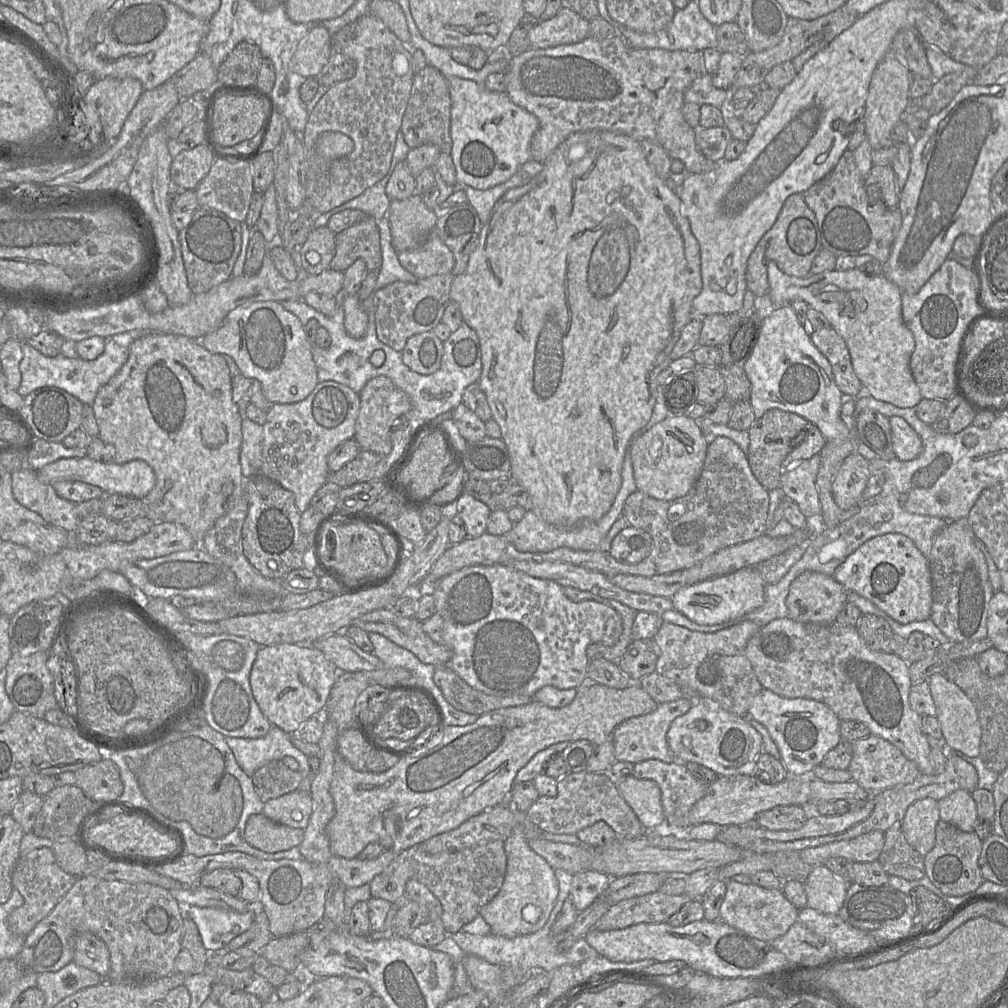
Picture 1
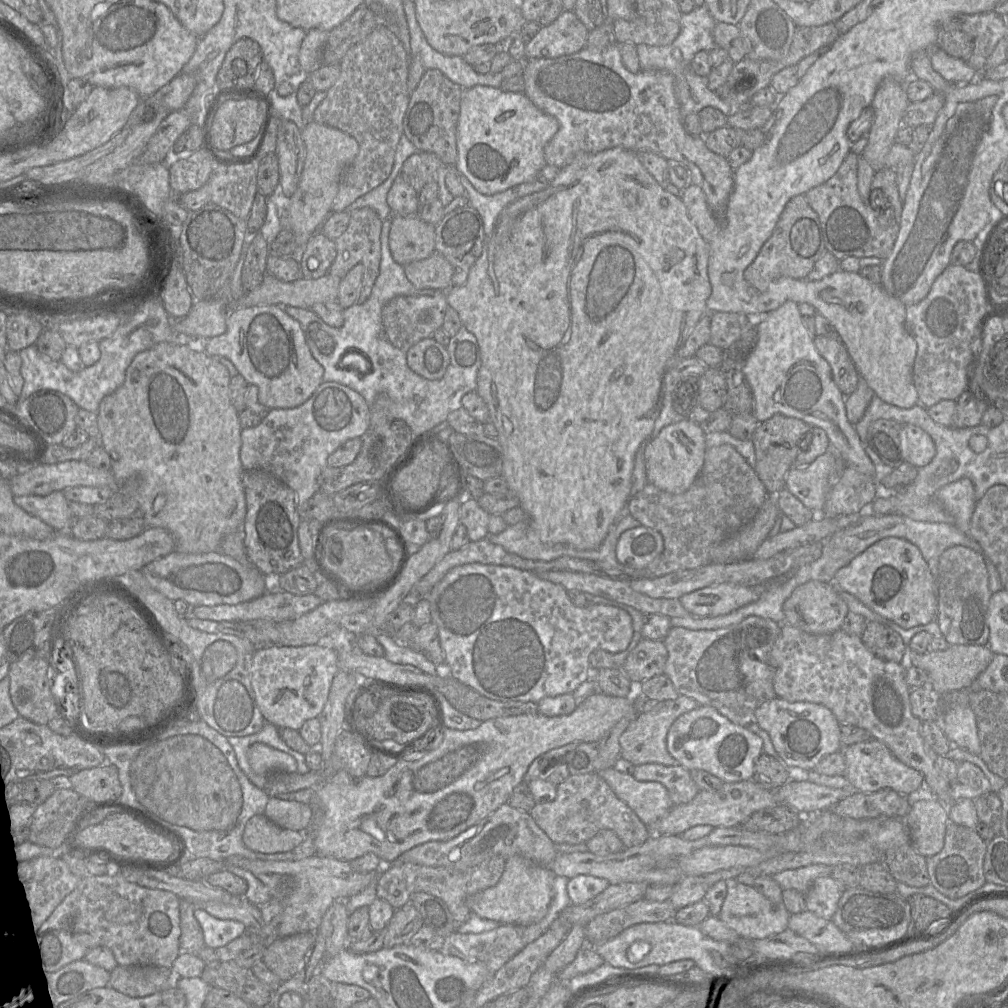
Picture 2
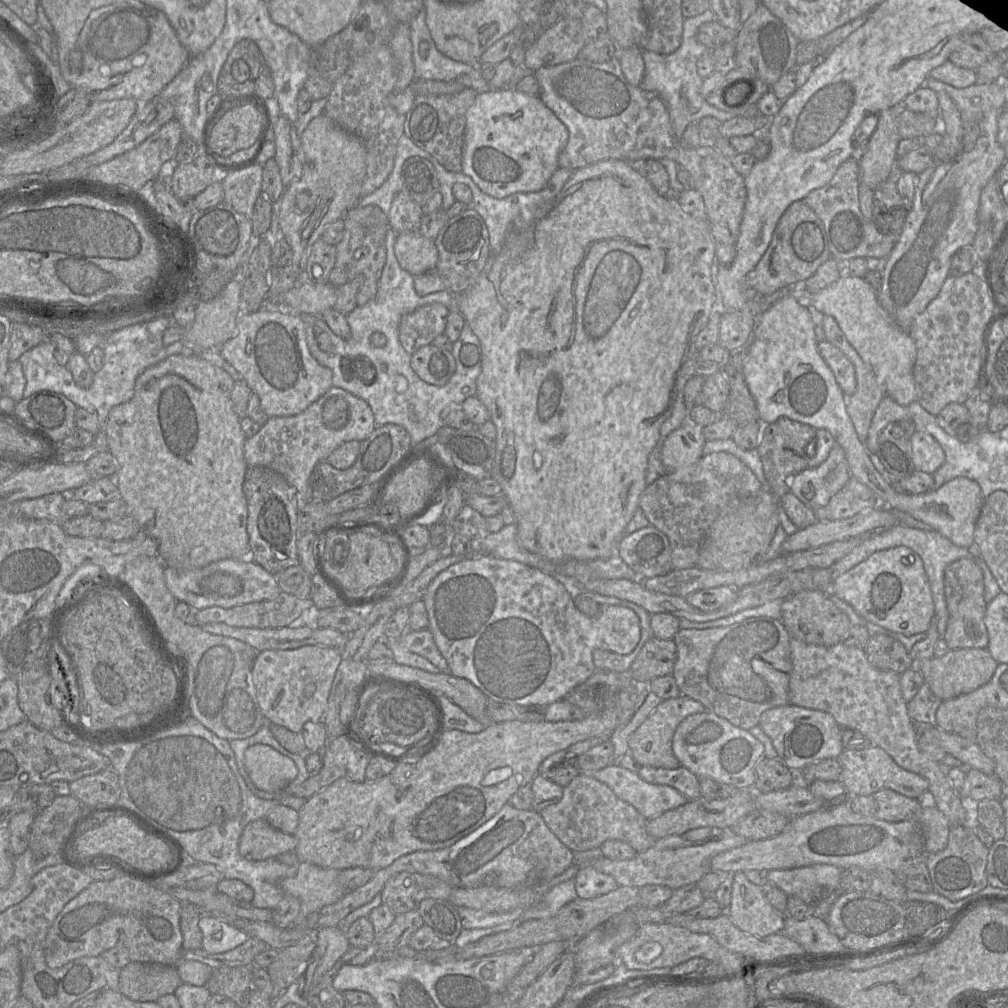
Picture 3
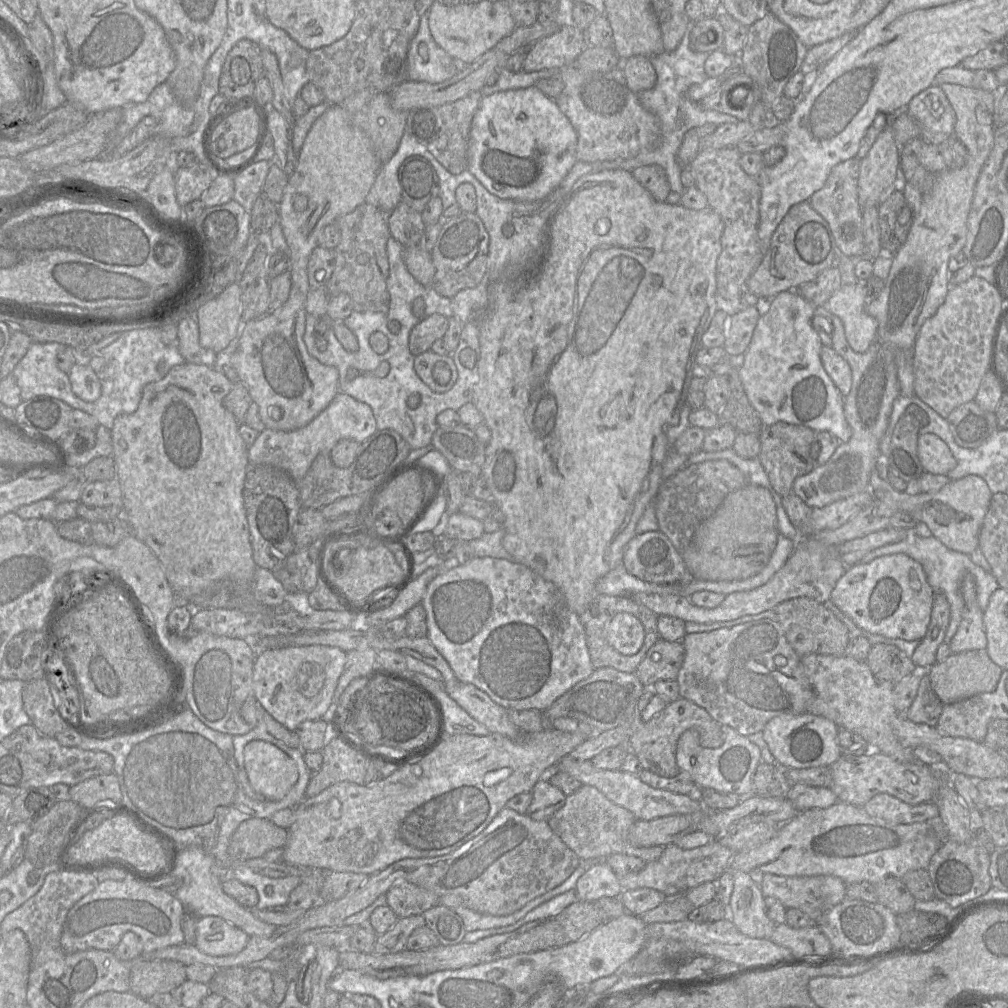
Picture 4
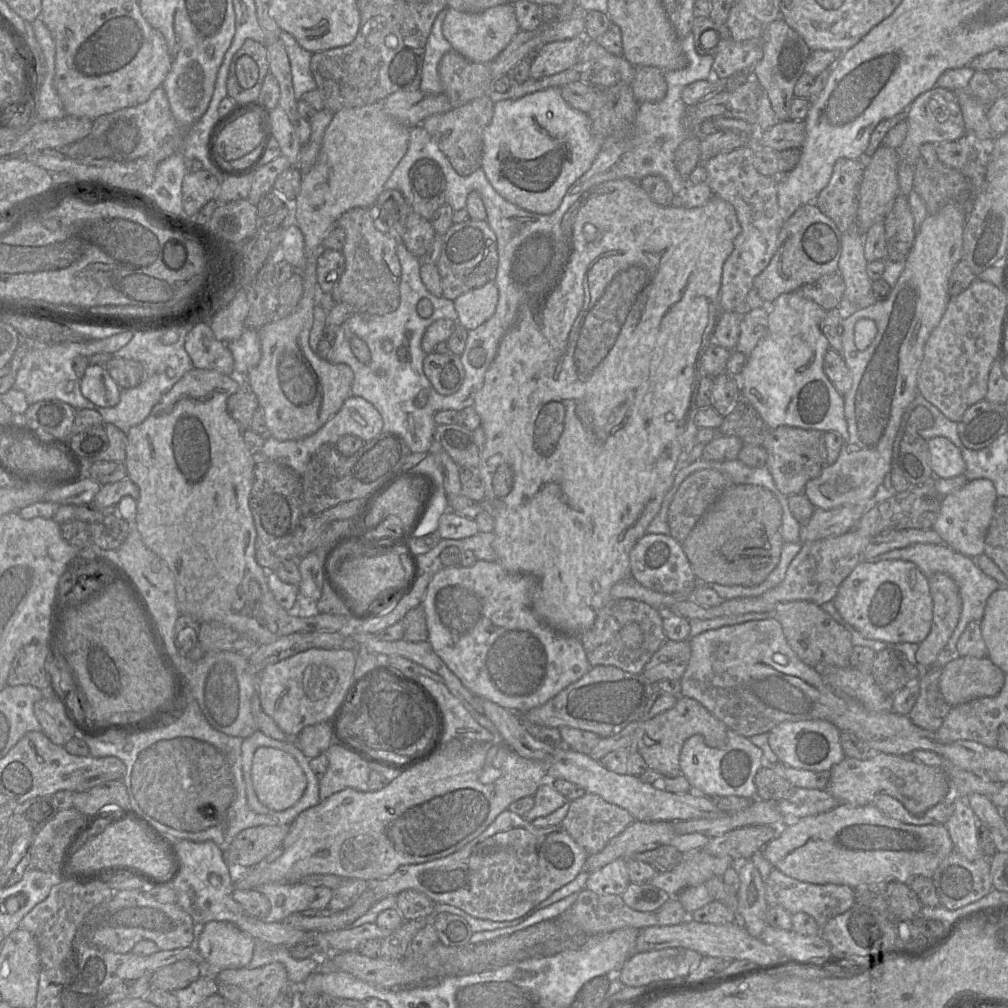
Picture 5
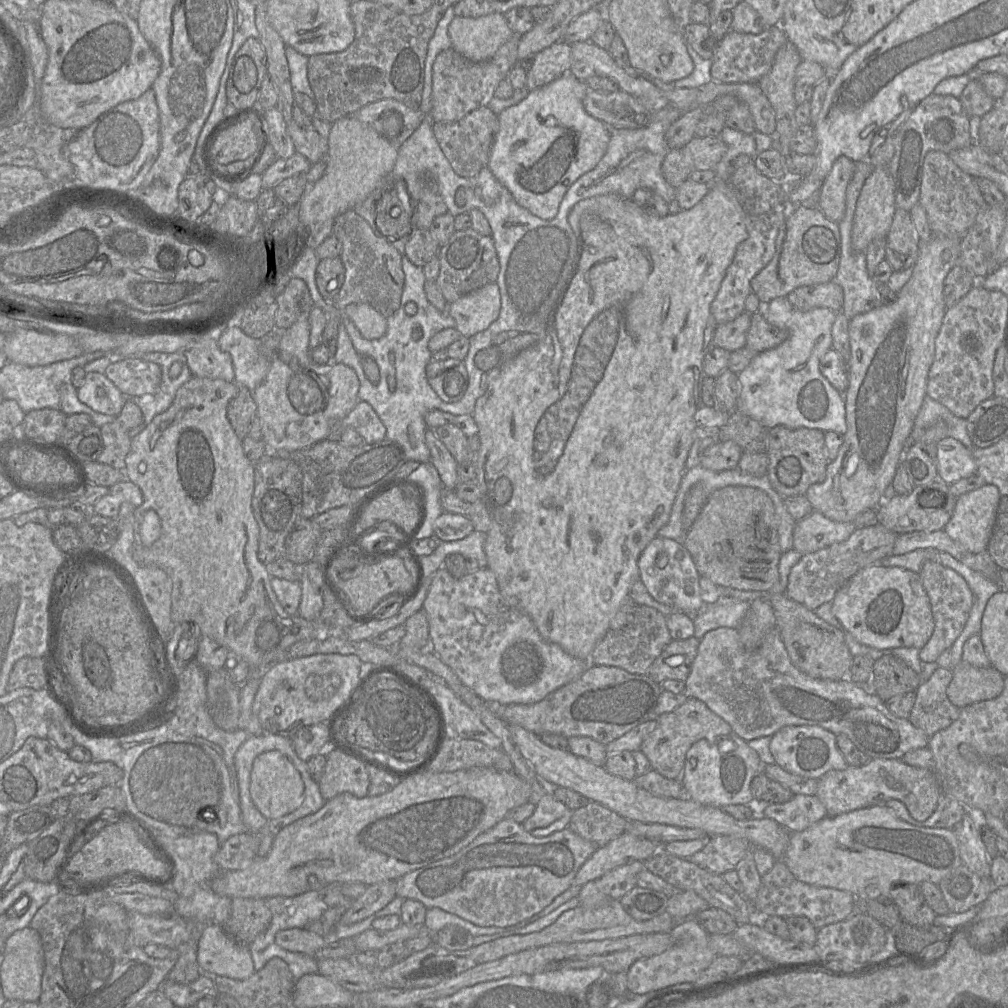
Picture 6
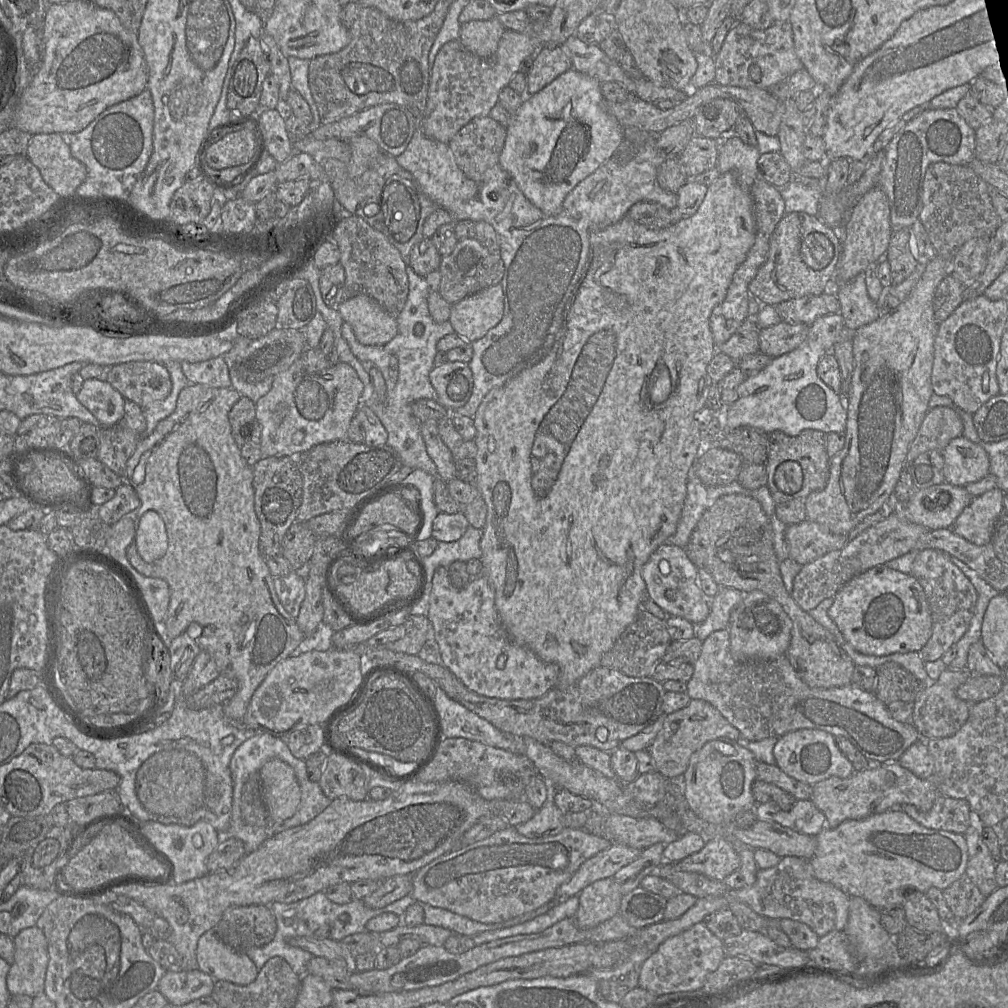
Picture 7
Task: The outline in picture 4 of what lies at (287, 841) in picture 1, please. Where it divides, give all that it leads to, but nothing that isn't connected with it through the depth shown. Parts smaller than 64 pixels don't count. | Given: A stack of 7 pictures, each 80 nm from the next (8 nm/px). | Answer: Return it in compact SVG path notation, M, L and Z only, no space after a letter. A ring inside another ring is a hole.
M251 818L243 821L231 836L228 854L232 862L244 862L253 858L261 858L272 849L284 848L288 838L288 830L275 825L270 819Z

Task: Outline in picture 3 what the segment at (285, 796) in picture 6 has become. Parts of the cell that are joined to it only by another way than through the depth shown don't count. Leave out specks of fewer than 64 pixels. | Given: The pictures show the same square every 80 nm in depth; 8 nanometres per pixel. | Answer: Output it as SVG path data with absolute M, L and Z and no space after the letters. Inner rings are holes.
M264 744L248 747L244 753L244 764L253 784L275 795L282 793L298 774L292 759Z

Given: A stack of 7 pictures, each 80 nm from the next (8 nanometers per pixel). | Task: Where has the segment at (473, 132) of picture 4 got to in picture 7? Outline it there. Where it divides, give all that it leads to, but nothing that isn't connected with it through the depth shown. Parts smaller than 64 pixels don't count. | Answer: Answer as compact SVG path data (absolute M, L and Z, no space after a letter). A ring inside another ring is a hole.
M571 68L558 76L555 80L546 85L539 92L533 95L526 95L517 111L509 116L508 122L505 126L506 138L503 150L499 157L498 164L512 176L525 197L548 216L554 216L558 214L562 210L563 201L568 193L570 193L571 190L580 181L582 181L588 175L592 174L603 163L608 161L610 158L616 156L622 146L623 128L616 121L616 119L614 119L605 109L606 99L604 98L600 90L600 83L601 82L598 81L596 78Z

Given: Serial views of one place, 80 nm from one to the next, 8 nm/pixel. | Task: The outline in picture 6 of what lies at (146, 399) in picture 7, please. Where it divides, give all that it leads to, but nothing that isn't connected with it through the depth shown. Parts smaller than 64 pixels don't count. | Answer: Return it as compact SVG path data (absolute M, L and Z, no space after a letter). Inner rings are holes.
M115 359L106 368L105 375L126 396L155 394L161 382L158 364L142 359Z

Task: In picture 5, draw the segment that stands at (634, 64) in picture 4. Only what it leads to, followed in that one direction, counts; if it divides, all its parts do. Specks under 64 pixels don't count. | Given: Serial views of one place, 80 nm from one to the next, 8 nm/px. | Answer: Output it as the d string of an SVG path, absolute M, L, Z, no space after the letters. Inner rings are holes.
M654 66L636 68L636 75L630 87L638 103L656 103L663 100L667 92L667 83L663 71Z

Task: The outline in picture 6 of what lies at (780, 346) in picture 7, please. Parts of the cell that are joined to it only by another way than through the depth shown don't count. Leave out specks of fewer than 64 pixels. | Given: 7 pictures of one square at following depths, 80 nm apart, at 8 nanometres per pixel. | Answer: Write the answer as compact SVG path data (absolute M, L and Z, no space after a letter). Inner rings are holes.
M759 311L751 315L745 348L759 353L779 346L788 336L786 329L769 324L763 312Z

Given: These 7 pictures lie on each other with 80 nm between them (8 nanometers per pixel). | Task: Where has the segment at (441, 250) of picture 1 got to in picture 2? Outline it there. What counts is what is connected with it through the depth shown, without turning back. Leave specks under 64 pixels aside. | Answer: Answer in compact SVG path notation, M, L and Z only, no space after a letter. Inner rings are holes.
M436 250L428 258L411 262L404 266L409 281L417 289L436 289L448 291L452 286L454 268Z

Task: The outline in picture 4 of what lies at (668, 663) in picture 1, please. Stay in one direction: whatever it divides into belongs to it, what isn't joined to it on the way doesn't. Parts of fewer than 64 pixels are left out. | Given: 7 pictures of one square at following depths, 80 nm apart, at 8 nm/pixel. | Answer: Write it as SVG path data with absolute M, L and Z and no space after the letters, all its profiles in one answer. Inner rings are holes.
M762 618L731 627L687 633L681 642L684 659L676 678L680 697L704 708L717 722L732 727L743 736L749 736L762 731L767 722L776 716L807 712L813 689L804 672L800 656L786 639L777 619ZM776 655L784 656L787 663L777 666L774 663Z

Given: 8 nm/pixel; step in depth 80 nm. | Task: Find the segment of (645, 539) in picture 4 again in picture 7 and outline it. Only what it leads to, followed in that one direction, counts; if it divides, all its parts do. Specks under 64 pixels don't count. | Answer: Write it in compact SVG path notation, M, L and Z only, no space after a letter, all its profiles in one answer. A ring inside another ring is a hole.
M663 543L650 555L643 566L647 597L668 615L685 618L693 624L703 622L710 613L710 599L706 598L699 586L697 569L686 549Z

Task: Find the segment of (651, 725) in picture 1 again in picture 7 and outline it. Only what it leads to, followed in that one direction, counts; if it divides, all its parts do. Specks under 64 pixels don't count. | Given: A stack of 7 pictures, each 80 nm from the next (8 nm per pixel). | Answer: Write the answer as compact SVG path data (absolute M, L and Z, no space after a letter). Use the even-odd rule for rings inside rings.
M691 699L685 707L664 715L664 723L647 751L653 759L656 771L669 780L680 780L682 784L682 776L688 767L690 756L705 743L719 738L742 741L739 730L730 724L711 703L702 699Z

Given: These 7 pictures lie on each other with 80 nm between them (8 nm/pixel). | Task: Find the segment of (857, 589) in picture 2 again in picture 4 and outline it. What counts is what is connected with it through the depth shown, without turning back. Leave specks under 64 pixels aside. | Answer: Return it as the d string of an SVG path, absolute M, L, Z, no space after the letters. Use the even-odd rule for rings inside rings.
M897 553L847 567L830 600L866 632L912 641L922 640L927 632L934 594L921 564Z

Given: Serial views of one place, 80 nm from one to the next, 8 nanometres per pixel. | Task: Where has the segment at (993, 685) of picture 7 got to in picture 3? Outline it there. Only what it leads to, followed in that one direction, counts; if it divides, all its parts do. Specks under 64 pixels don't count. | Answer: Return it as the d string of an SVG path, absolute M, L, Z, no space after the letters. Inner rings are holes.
M983 648L950 649L941 657L913 661L913 668L922 674L924 682L941 701L972 692L985 685L994 675L997 665L998 662L988 649Z

